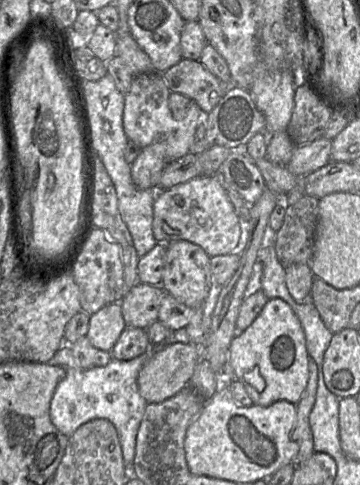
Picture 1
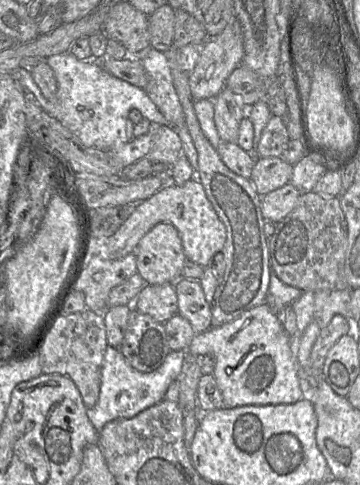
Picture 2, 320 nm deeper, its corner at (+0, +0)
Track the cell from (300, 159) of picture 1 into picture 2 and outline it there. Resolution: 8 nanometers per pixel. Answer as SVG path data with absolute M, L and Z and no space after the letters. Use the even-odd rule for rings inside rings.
M281 157L257 158L249 179L256 191L264 196L290 183L293 166Z

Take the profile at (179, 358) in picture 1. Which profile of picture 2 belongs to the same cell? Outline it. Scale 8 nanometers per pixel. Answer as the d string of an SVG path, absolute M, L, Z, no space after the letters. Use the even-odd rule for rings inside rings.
M266 302L231 322L195 334L186 351L193 357L209 355L214 358L212 374L222 393L223 407L292 404L302 398L291 336Z

